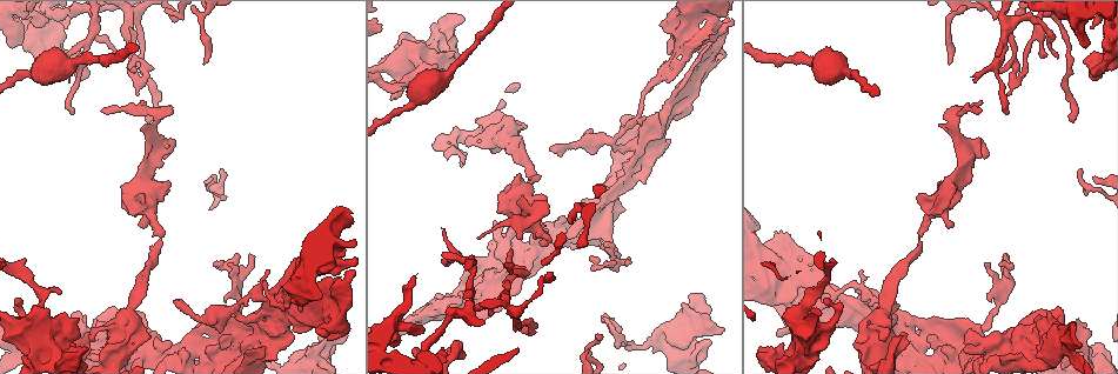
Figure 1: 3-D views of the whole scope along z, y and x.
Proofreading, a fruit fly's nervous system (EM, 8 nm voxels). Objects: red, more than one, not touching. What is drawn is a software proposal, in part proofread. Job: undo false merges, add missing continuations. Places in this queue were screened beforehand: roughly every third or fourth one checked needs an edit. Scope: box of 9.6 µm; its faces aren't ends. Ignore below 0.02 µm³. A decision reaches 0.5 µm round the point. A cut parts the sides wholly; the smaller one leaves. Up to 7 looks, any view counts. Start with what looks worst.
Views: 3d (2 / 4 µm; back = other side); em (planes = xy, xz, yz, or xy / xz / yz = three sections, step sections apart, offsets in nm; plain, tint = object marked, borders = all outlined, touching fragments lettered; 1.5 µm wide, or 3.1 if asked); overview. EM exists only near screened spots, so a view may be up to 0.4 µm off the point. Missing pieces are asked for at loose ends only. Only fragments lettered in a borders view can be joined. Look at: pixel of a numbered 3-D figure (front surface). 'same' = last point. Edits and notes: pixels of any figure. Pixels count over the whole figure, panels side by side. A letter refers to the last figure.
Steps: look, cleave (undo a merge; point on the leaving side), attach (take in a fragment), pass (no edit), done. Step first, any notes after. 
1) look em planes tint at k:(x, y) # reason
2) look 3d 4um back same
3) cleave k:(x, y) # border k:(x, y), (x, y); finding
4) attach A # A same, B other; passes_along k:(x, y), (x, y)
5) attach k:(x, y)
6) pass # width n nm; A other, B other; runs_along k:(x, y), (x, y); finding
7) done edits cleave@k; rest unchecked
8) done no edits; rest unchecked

look 3d 2um at 1:(1057, 54) # branch stops here

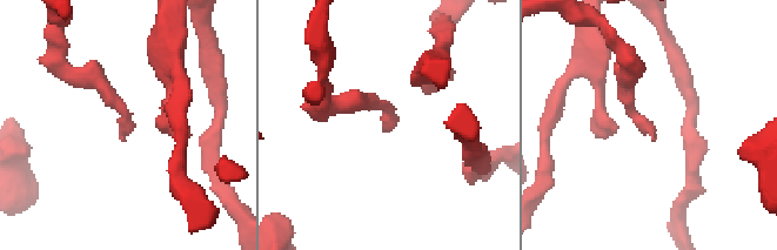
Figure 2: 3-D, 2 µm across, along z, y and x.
look em xy step 8 borders at 2:(387, 132) # shape alone is not enough

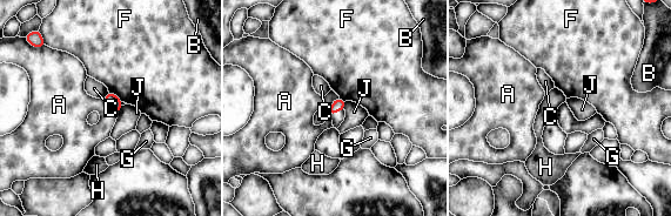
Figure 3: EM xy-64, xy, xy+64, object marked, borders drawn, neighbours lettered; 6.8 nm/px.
look em planes borders same # another direction

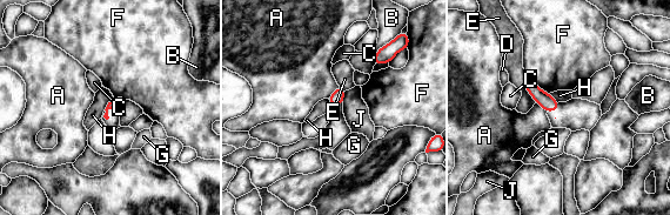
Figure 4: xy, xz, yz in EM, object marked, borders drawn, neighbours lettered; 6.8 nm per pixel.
pass # A other, B other, C other, D other, E other, F other, G other, H other, J other; none of them fits

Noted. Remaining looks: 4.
look 3d 4um at 1:(552, 240) # free end

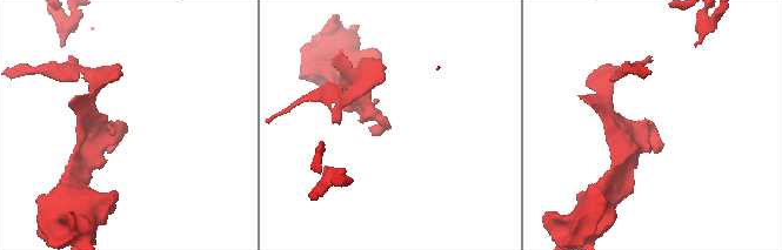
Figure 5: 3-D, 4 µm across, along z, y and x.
look em yz step 8 borders at 5:(125, 124) # shape alone is not enough

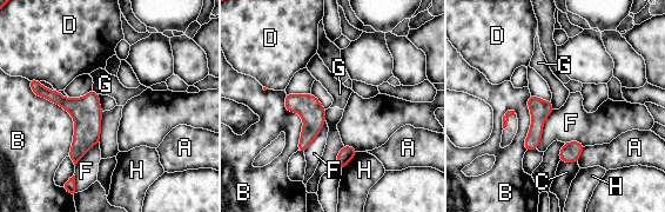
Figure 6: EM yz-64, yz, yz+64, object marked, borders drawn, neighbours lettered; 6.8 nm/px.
pass # A other, B other, C other, D other, F other, G other, H other; border 6:(40, 95), (73, 120), (68, 156); no lettered fragment goes on from it

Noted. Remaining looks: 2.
done no edits; rest unchecked

